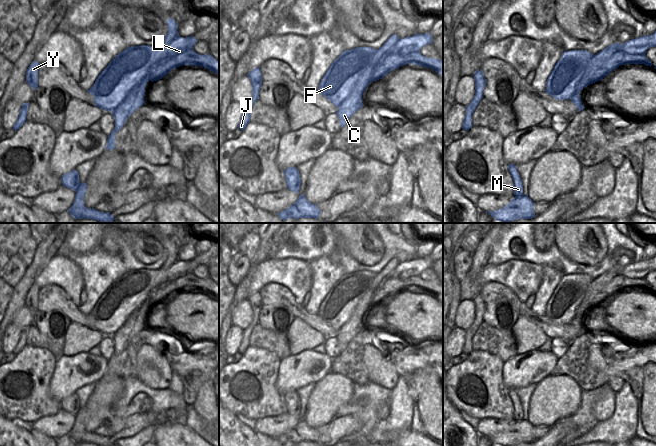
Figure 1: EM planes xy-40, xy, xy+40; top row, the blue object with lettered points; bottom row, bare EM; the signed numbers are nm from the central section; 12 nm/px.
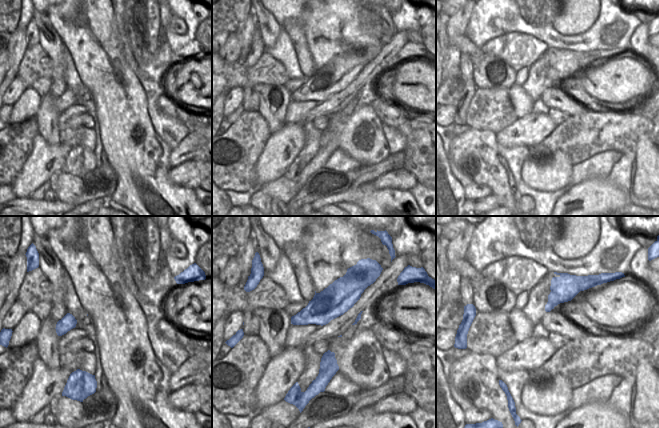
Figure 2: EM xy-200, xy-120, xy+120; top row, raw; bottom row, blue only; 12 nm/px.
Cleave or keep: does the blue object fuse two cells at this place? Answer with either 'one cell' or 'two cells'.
two cells

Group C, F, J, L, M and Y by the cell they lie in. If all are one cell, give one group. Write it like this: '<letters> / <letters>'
C J L M Y / F

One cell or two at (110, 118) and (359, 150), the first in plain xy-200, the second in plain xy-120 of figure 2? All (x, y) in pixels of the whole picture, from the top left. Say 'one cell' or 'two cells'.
one cell

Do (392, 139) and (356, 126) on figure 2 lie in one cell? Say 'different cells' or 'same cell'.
different cells

